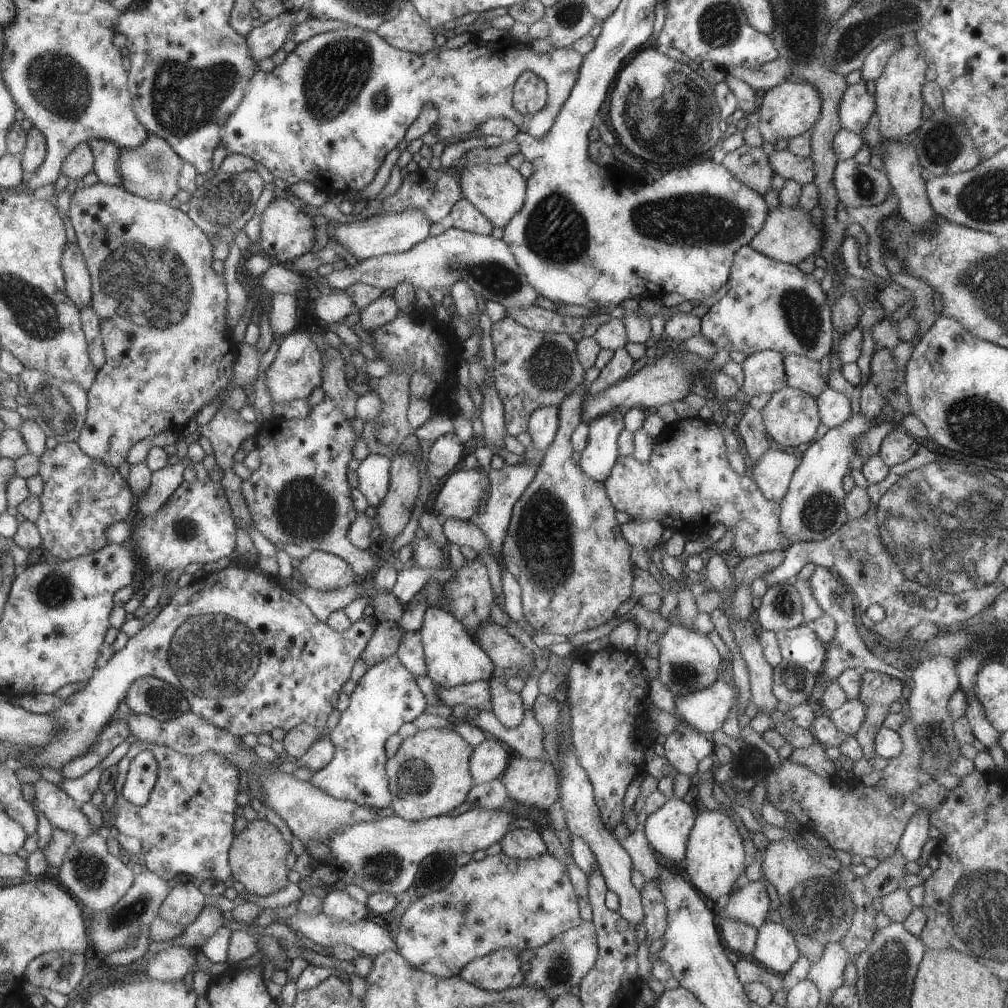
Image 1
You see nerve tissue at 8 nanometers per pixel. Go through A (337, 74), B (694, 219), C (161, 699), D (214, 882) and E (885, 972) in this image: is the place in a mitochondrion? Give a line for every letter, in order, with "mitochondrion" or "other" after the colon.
A: mitochondrion
B: mitochondrion
C: mitochondrion
D: other
E: mitochondrion

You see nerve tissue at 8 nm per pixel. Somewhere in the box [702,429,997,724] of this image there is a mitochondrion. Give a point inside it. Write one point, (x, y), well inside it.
(821, 511)

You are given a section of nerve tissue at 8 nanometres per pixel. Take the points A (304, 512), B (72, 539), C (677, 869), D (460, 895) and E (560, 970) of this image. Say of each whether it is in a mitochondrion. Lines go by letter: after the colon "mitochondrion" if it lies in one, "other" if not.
A: mitochondrion
B: other
C: other
D: other
E: mitochondrion

